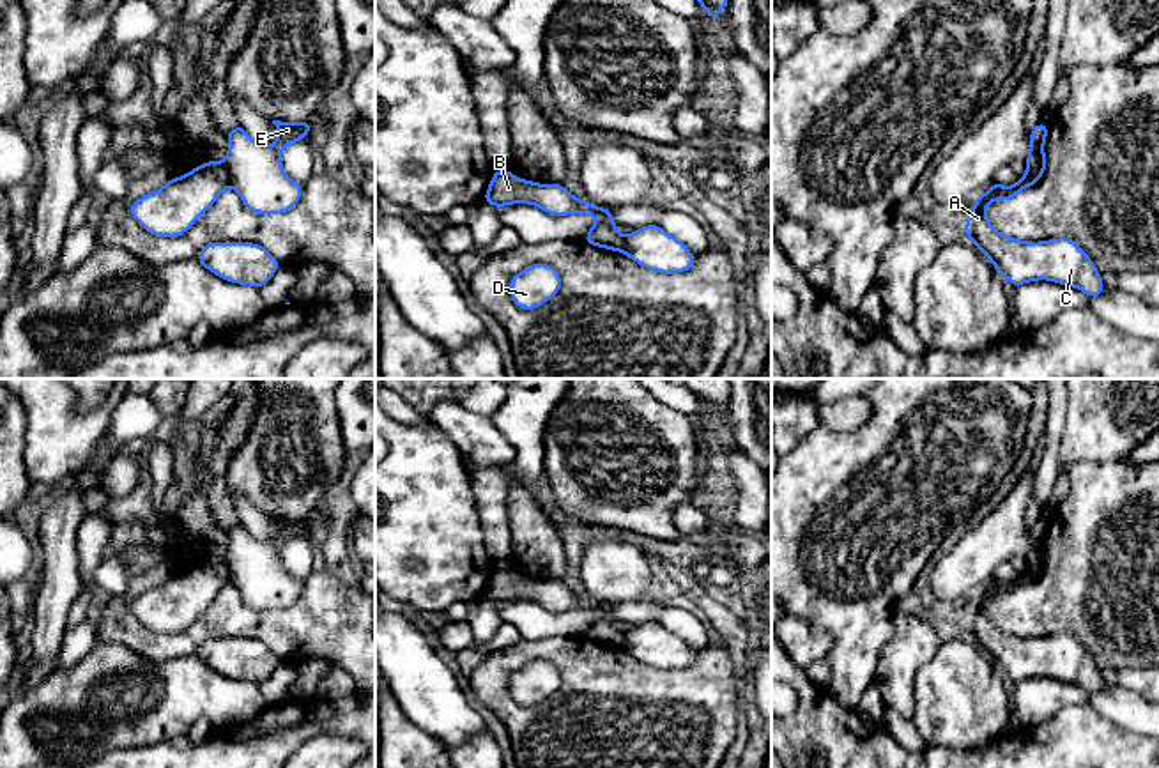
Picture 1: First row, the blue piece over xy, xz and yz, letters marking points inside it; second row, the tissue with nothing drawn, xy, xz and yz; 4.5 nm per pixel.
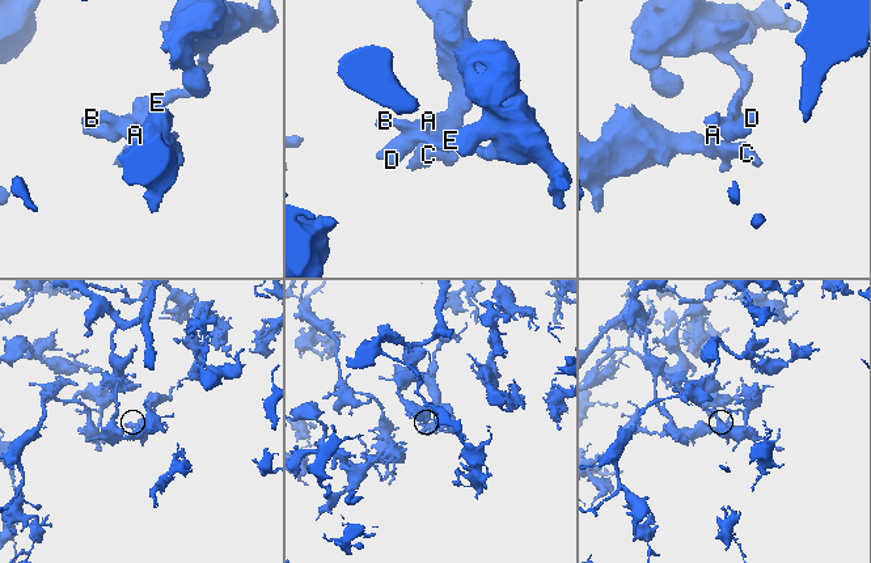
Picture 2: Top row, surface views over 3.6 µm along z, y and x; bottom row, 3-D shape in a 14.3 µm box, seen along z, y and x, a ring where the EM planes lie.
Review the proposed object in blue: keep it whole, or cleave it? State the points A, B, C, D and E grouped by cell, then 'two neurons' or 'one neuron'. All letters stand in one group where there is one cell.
groups A B C D / E; two neurons

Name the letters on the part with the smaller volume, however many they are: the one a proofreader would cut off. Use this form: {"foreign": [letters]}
{"foreign": ["E"]}

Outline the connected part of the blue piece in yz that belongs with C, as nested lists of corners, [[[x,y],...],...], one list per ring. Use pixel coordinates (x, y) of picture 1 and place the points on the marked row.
[[[1028,175],[1009,188],[993,182],[975,198],[973,209],[963,228],[964,235],[991,260],[996,271],[1014,287],[1035,280],[1049,280],[1076,287],[1088,297],[1101,296],[1106,288],[1101,273],[1088,255],[1067,237],[1042,242],[1025,242],[1002,235],[986,218],[986,207],[994,200],[1012,200],[1019,191],[1032,186]]]

